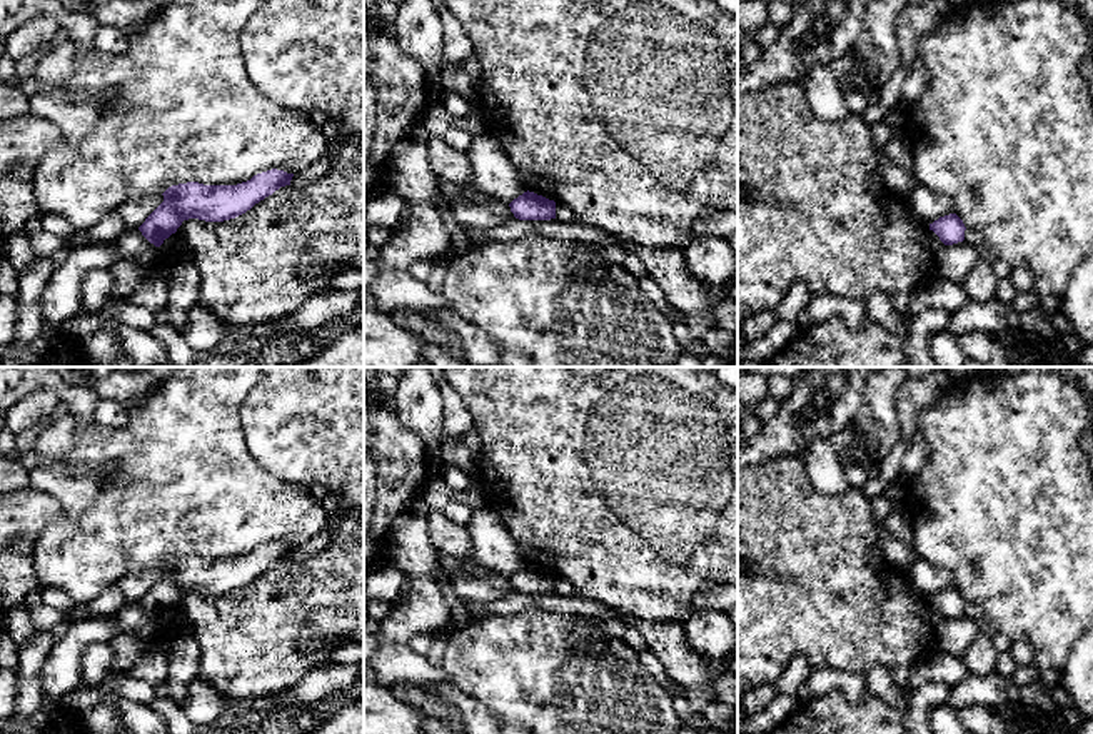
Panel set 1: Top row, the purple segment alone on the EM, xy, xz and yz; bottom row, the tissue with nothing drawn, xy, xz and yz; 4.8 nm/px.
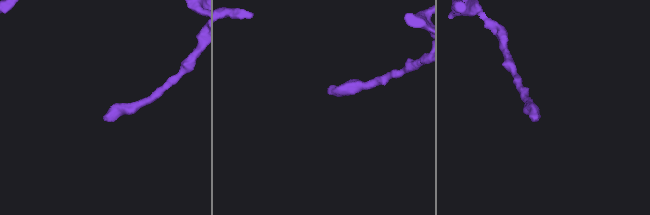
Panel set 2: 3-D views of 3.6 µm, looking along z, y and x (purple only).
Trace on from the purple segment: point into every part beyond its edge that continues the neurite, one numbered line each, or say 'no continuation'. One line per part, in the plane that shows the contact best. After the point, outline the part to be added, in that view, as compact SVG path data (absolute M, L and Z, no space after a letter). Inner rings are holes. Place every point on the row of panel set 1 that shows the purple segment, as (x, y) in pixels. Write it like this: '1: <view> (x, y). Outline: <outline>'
no continuation

